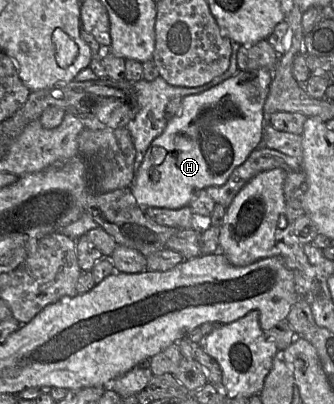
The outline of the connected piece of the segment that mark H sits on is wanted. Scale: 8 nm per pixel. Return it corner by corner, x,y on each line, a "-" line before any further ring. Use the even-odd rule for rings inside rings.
268,68
240,70
206,91
183,97
181,111
174,118
168,119
165,130
153,140
131,186
128,187
138,205
141,208
179,209
189,205
197,190
224,185
233,171
243,164
255,149
264,147
264,105
272,79
273,70

